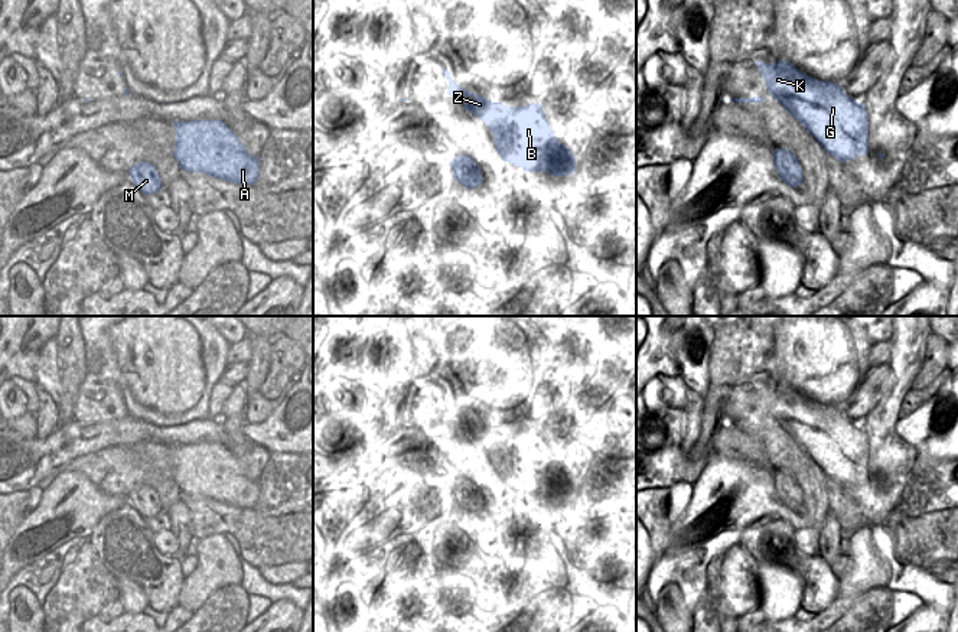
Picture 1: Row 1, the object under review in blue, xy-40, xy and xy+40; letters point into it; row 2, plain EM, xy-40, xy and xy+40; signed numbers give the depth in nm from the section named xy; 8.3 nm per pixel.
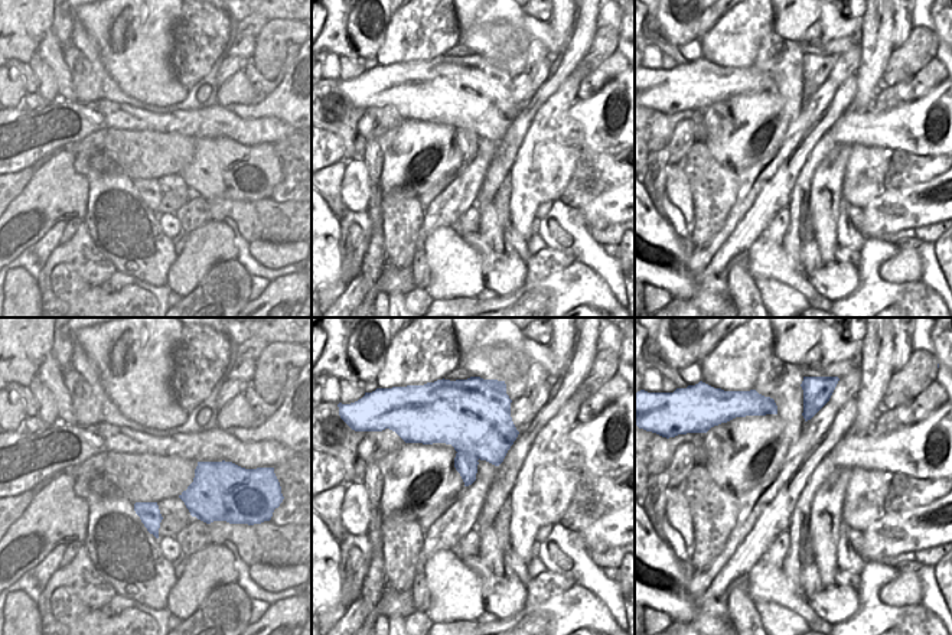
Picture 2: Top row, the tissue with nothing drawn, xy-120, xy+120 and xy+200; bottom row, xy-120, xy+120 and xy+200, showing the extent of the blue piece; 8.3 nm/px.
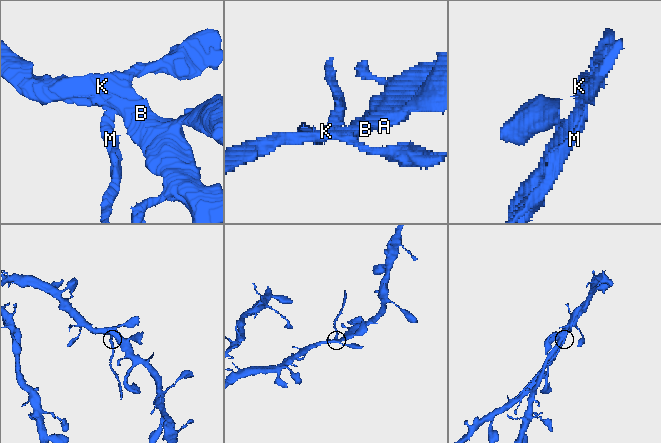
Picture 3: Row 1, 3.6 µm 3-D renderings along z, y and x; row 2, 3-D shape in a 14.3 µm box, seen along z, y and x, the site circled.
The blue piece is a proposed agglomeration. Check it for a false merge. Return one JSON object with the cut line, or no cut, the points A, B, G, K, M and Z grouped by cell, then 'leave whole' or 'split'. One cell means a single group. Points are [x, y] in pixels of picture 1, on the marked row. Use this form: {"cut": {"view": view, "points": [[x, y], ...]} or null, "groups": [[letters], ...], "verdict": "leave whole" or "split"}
{"cut": {"view": "xy+40", "points": [[775, 149], [797, 162]]}, "groups": [["A", "B", "G", "K", "Z"], ["M"]], "verdict": "split"}

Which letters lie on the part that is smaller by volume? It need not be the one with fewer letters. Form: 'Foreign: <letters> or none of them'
Foreign: M

